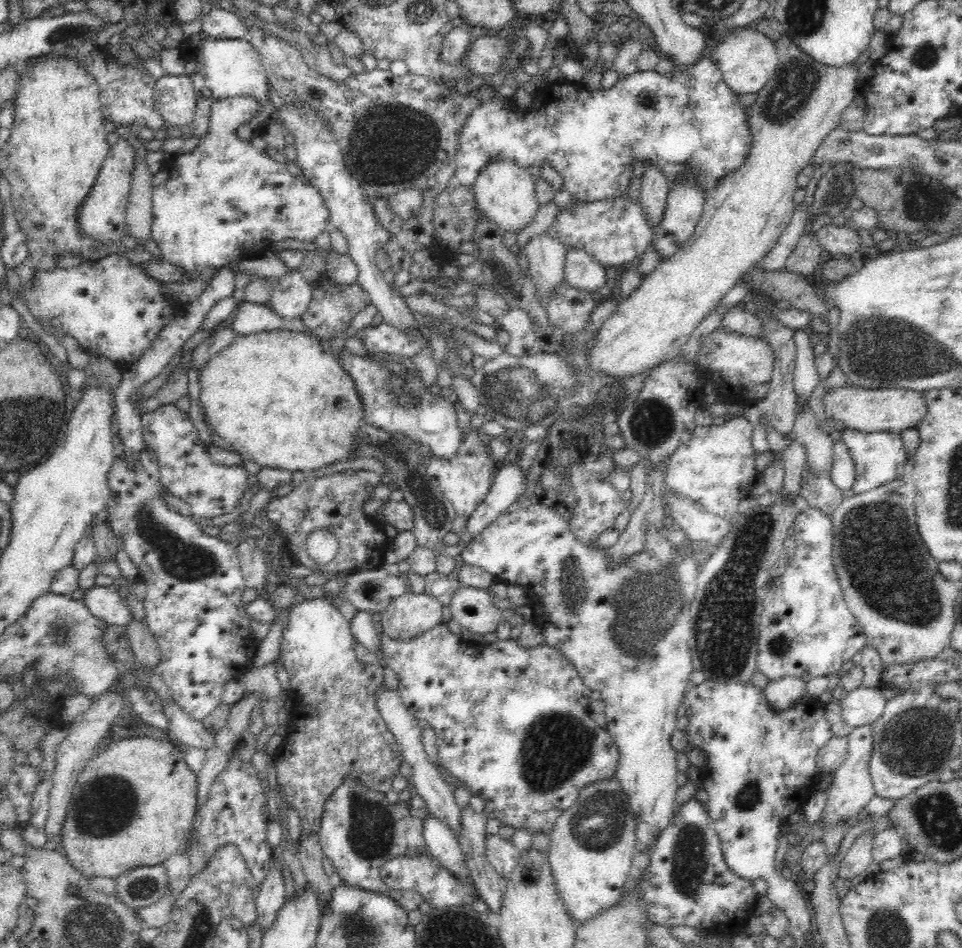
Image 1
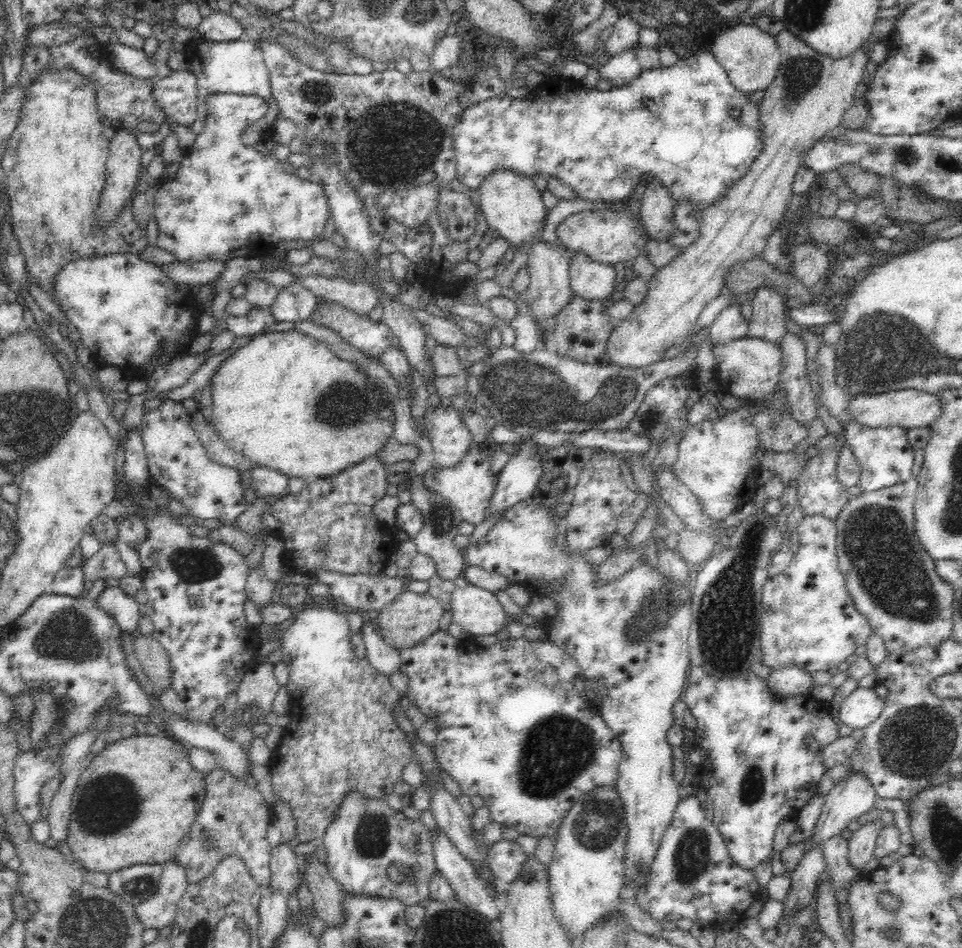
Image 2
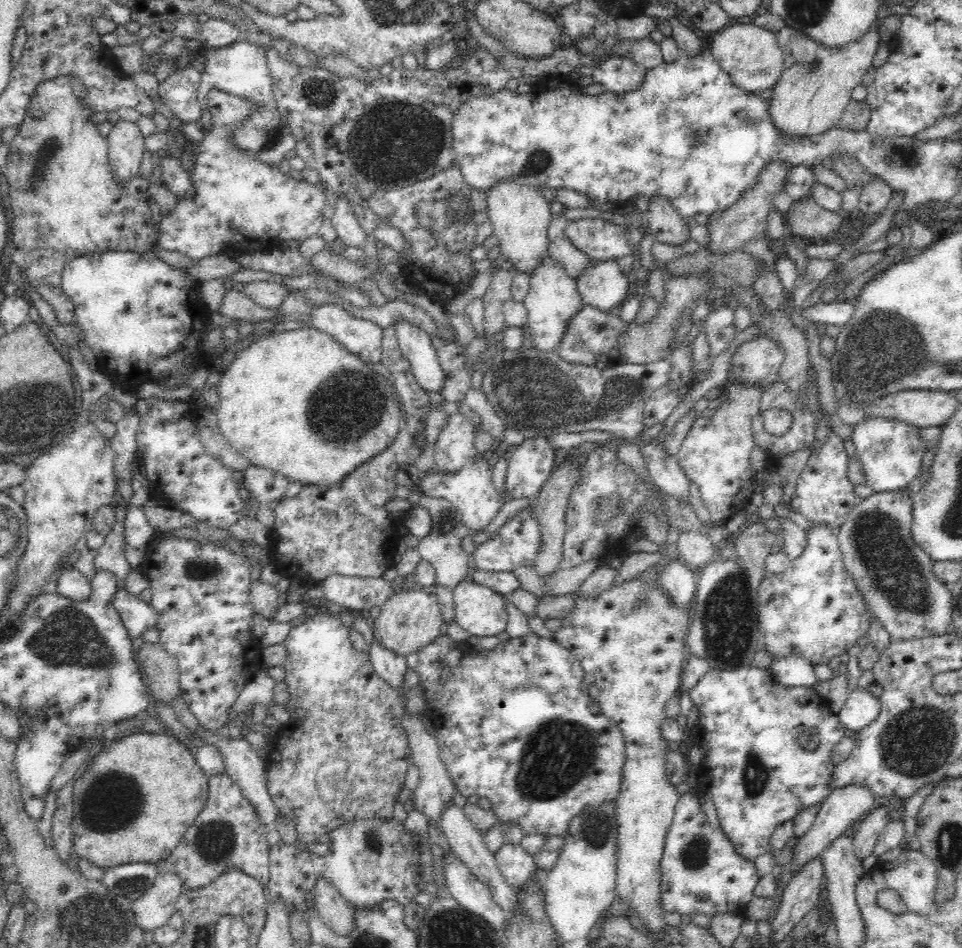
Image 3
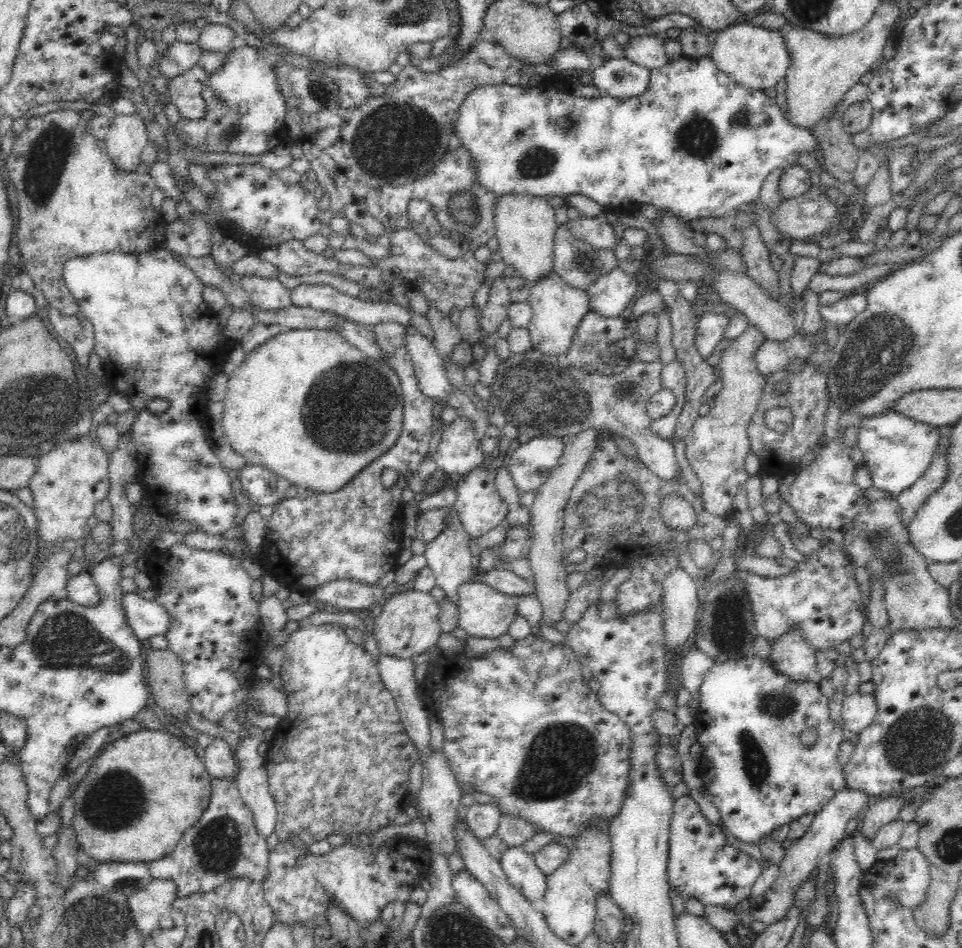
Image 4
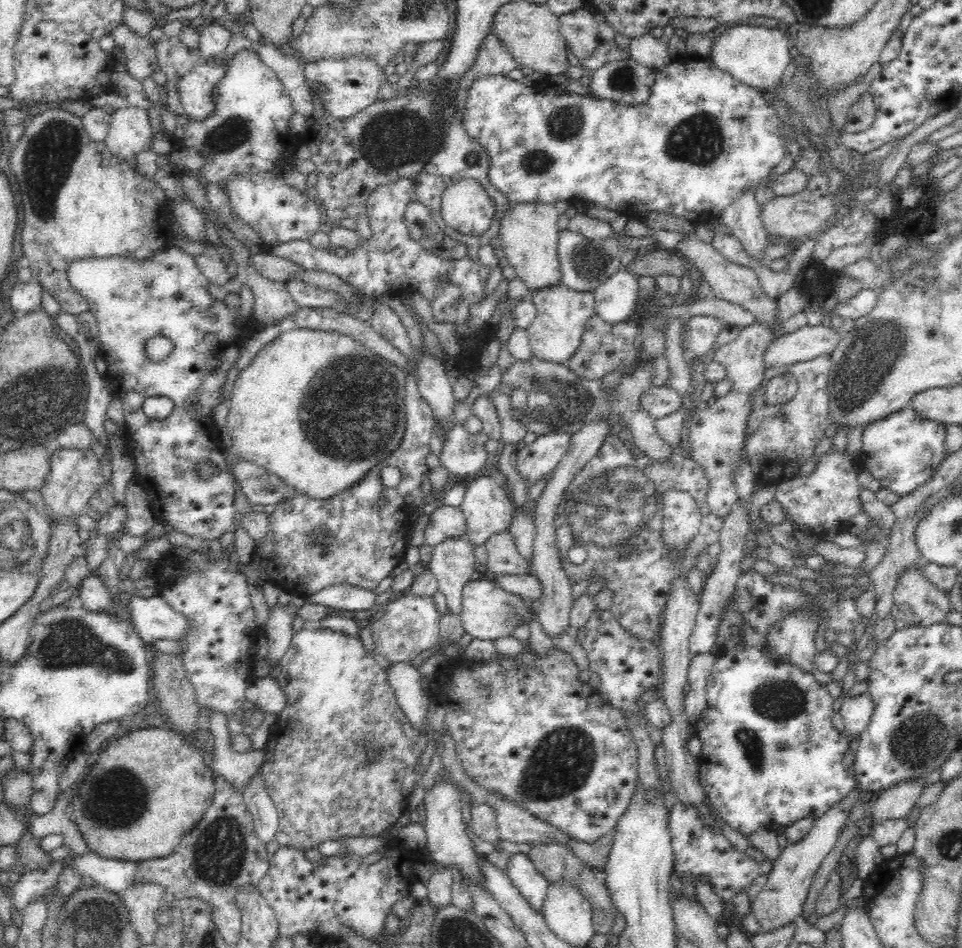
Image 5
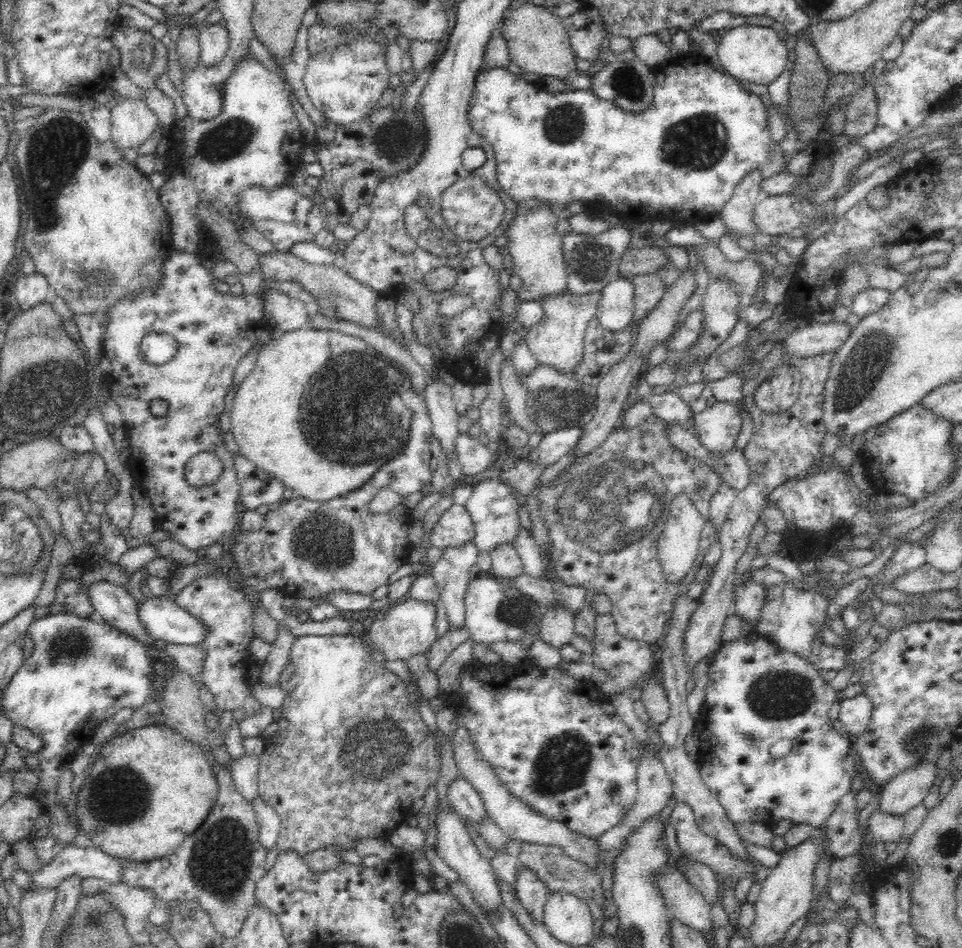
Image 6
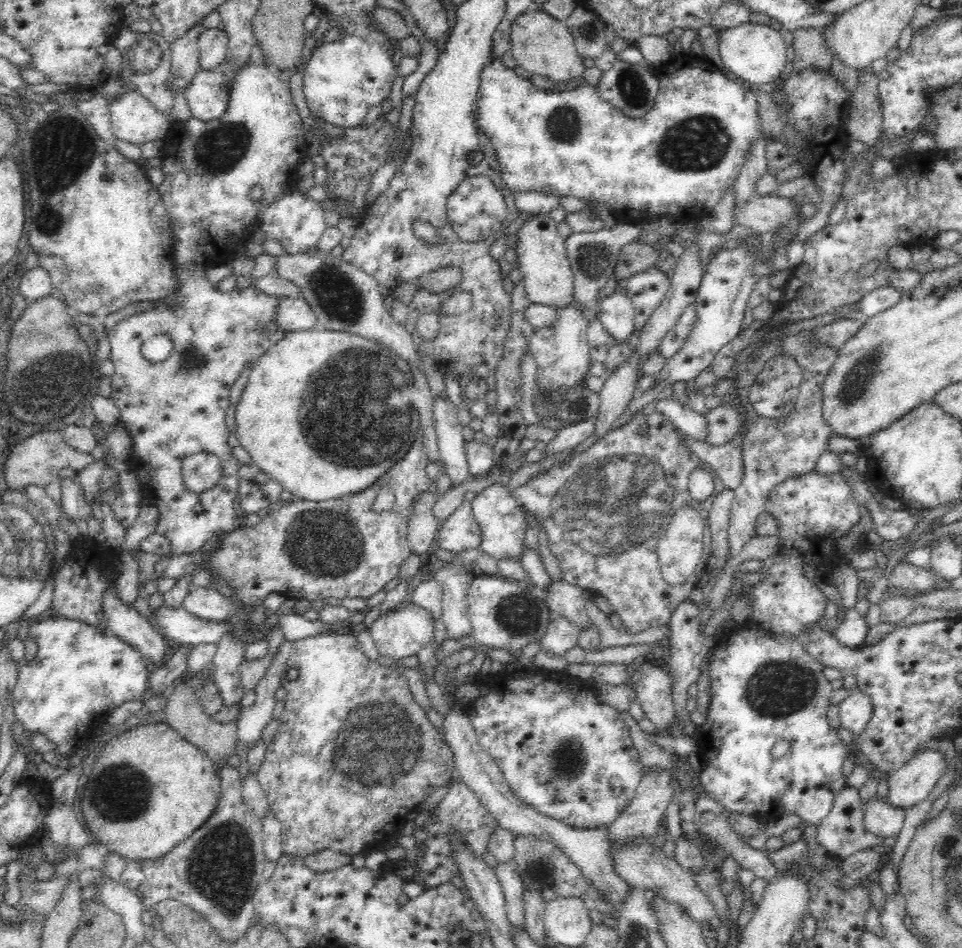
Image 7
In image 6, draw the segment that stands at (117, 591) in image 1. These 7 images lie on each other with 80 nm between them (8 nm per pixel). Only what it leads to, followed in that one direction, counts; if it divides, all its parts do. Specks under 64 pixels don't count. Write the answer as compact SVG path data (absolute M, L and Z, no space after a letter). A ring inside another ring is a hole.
M152 594L137 602L138 617L150 639L196 645L206 638L206 627L166 596Z

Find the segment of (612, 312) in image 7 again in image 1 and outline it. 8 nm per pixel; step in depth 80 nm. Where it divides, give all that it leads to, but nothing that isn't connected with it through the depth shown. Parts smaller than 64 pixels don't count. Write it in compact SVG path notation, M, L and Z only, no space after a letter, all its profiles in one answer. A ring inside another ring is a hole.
M568 247L564 256L564 281L570 286L593 293L606 282L608 268L583 250Z

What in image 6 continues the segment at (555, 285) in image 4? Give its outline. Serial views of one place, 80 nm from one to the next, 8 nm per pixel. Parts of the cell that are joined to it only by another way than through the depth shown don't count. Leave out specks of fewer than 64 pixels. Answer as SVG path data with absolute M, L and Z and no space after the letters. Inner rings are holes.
M570 291L562 294L546 294L540 298L542 316L540 320L527 329L525 341L538 364L555 366L560 372L571 374L582 356L584 336L589 320L596 317L597 302L600 291L590 294L572 294Z

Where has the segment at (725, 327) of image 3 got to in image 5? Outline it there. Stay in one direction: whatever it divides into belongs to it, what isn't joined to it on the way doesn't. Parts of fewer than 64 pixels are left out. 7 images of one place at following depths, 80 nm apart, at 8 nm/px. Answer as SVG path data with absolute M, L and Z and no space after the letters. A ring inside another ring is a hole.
M700 315L689 318L685 336L685 352L689 356L705 356L712 350L725 324L716 317Z

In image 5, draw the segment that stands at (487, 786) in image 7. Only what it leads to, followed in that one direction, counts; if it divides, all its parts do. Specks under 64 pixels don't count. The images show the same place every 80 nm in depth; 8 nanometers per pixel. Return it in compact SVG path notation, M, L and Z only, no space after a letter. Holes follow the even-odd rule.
M502 795L493 805L493 809L496 815L499 840L544 844L561 842L564 845L564 842L568 842L568 838L571 838Z

